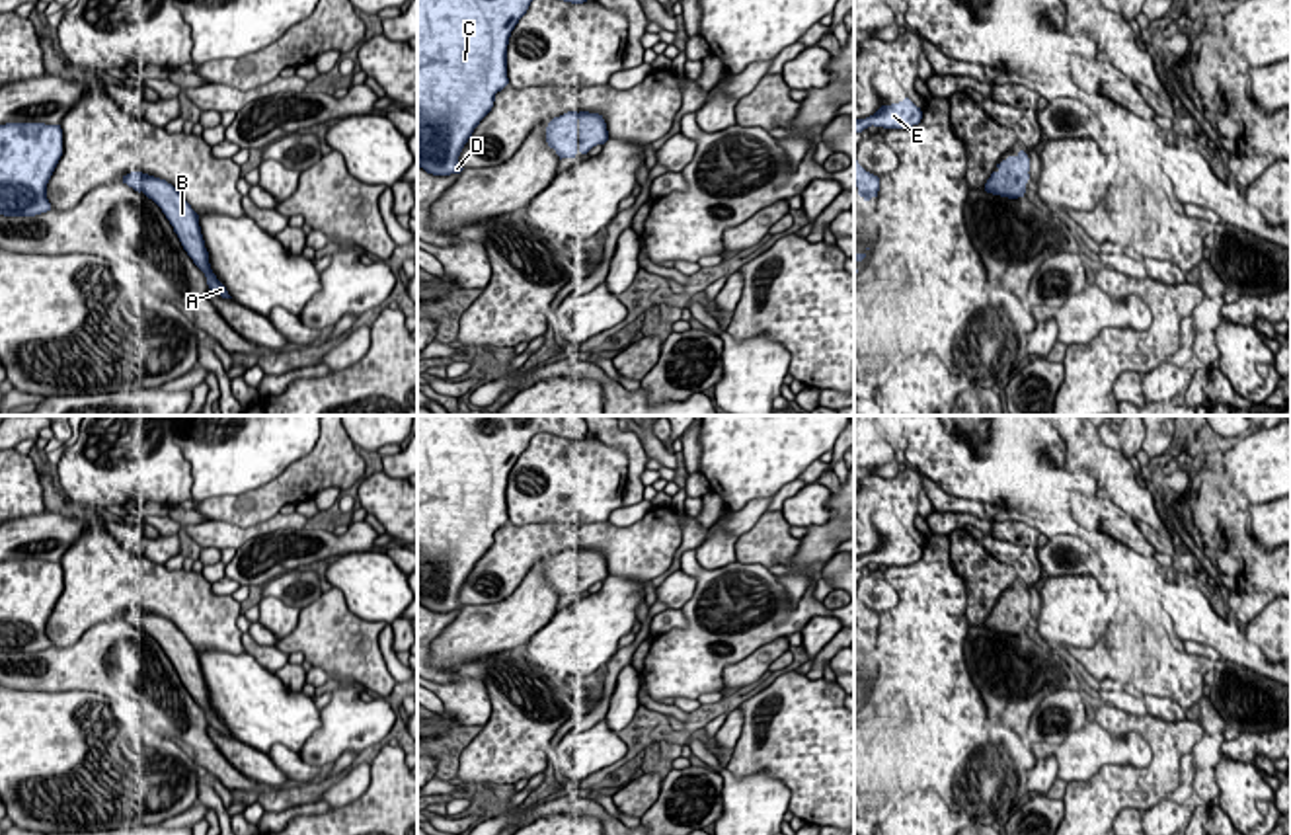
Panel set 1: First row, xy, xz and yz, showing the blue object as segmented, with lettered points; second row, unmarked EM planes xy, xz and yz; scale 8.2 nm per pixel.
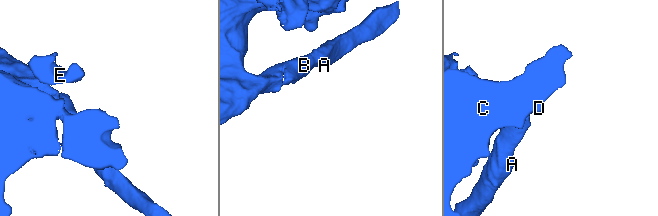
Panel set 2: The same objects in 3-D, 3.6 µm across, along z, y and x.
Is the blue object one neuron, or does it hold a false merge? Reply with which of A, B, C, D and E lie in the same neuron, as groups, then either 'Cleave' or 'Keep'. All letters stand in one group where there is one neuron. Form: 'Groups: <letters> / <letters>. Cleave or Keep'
Groups: A B C D E. Keep

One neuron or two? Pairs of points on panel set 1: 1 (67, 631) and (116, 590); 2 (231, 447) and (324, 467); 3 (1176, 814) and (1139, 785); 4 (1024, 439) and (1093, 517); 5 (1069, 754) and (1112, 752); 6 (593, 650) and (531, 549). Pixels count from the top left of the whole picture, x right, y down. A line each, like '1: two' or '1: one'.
1: one
2: two
3: two
4: one
5: one
6: two

